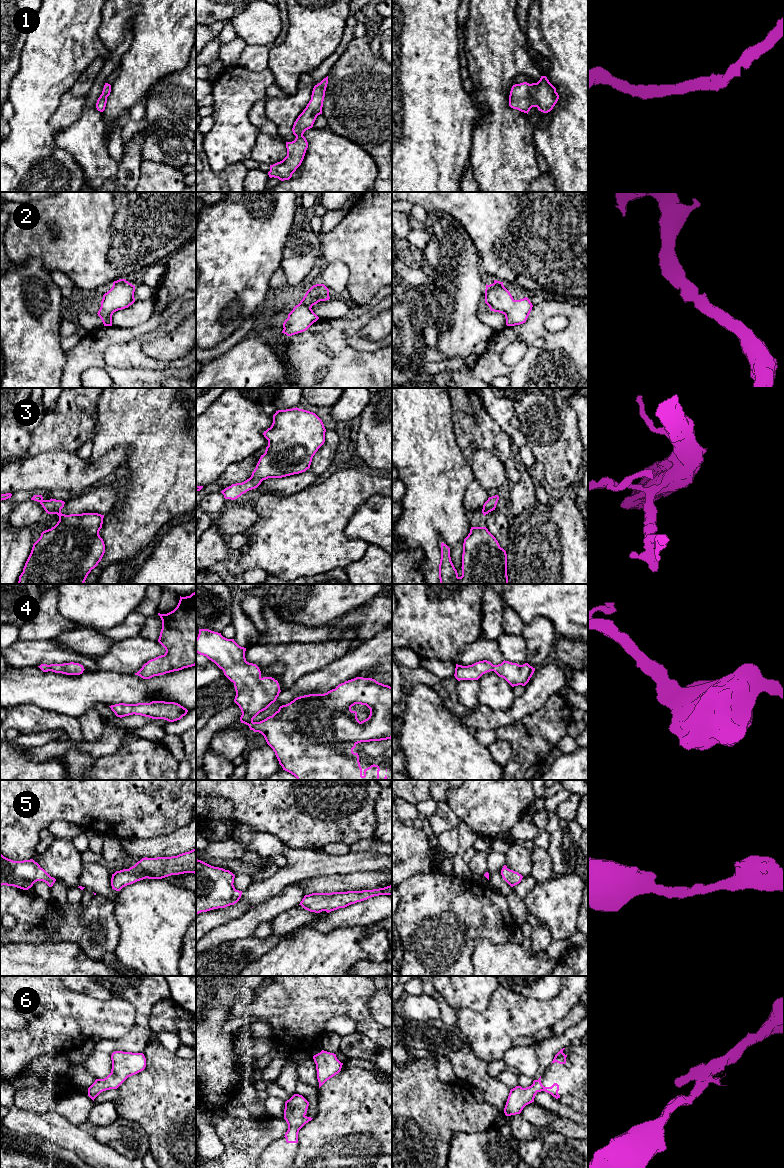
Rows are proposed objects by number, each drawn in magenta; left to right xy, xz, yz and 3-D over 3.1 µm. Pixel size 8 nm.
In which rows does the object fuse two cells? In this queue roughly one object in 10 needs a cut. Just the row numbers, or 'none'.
none

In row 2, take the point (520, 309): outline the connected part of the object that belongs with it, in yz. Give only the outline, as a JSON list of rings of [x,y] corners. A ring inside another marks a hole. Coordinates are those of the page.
[[[497,280],[493,284],[486,284],[485,303],[491,311],[505,315],[507,326],[525,323],[533,307],[527,297],[514,300],[503,282]]]

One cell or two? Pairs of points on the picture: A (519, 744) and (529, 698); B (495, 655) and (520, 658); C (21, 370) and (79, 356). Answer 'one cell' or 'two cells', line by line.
A: two cells
B: two cells
C: two cells

